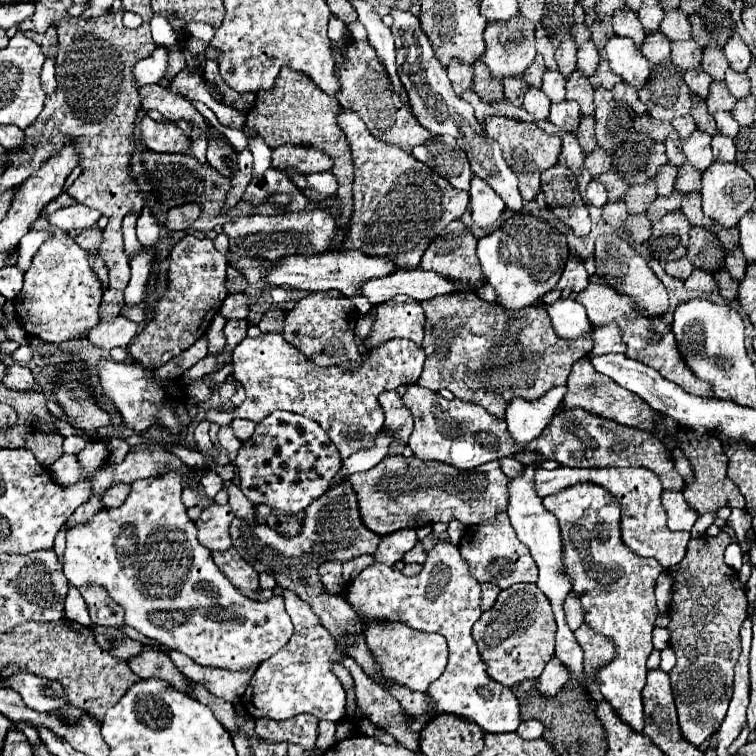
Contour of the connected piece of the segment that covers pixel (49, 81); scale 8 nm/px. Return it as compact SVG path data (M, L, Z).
M46 59L40 75L40 85L46 95L52 95L56 91L56 75L54 75L54 59Z

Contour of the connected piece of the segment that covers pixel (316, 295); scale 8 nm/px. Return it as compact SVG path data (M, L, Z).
M314 291L308 293L304 299L300 299L292 311L284 315L284 339L300 349L310 361L316 365L328 367L328 365L340 365L348 361L360 359L360 351L354 337L358 311L346 295L340 295L340 291Z

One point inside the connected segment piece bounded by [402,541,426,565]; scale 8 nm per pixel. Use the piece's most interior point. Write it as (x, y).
(417, 554)

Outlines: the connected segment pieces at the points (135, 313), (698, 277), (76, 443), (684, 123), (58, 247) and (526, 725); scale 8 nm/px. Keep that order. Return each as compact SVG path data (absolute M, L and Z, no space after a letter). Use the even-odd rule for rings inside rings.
M136 305L136 307L124 307L124 309L122 309L122 315L126 315L128 319L132 319L132 321L136 321L136 323L140 323L140 321L146 319L146 311L144 311L142 305Z
M694 269L694 273L684 281L684 287L688 291L702 291L704 295L708 295L710 291L716 291L718 285L714 281L714 277L702 269Z
M64 437L64 453L74 453L78 455L90 441L86 441L84 437Z
M686 115L684 119L674 119L674 121L672 121L672 127L674 127L674 131L680 135L680 139L686 141L686 139L694 133L696 123L694 123L694 119L692 119L690 115Z
M54 231L52 239L42 245L40 255L32 259L32 267L24 273L24 287L14 301L20 325L28 335L50 343L62 343L88 333L100 323L98 307L102 303L102 283L90 265L90 253L84 251L68 233Z
M522 721L518 727L518 735L524 740L534 740L542 737L544 726L538 721Z

